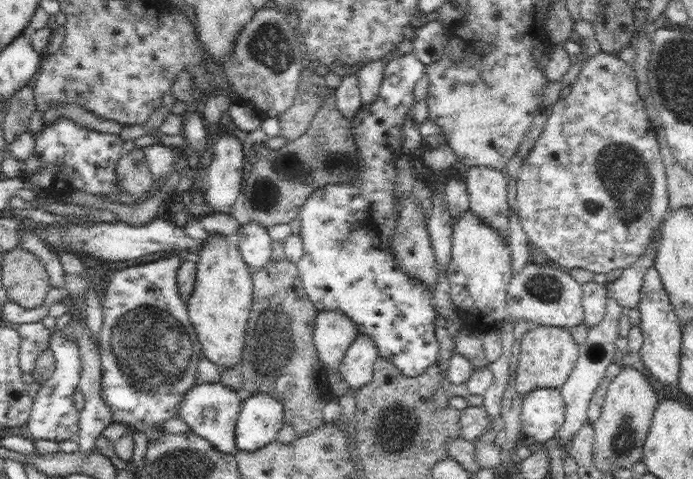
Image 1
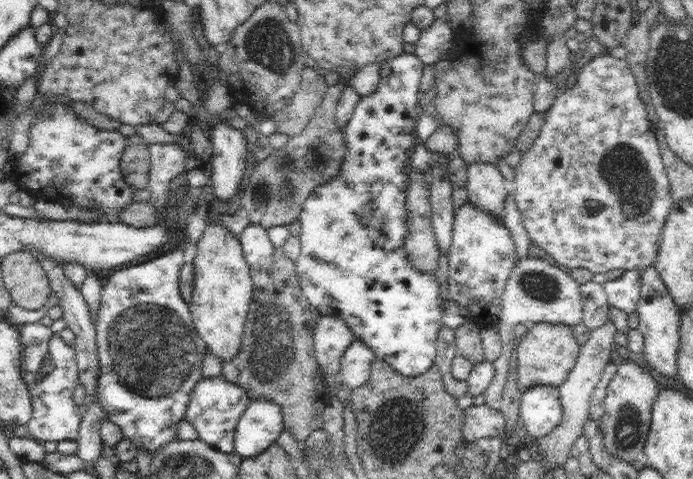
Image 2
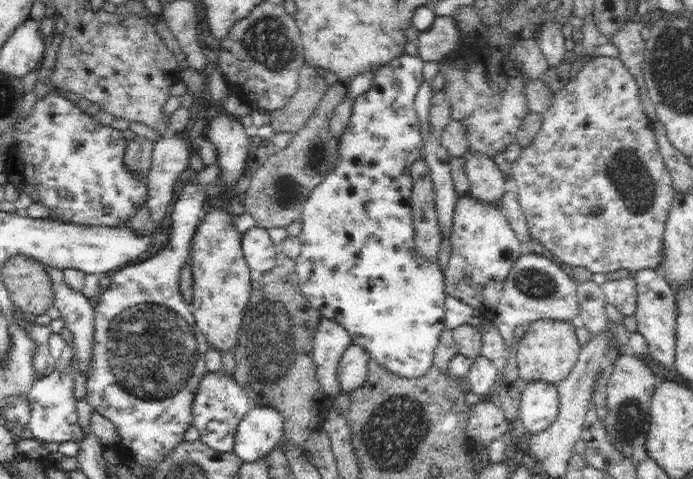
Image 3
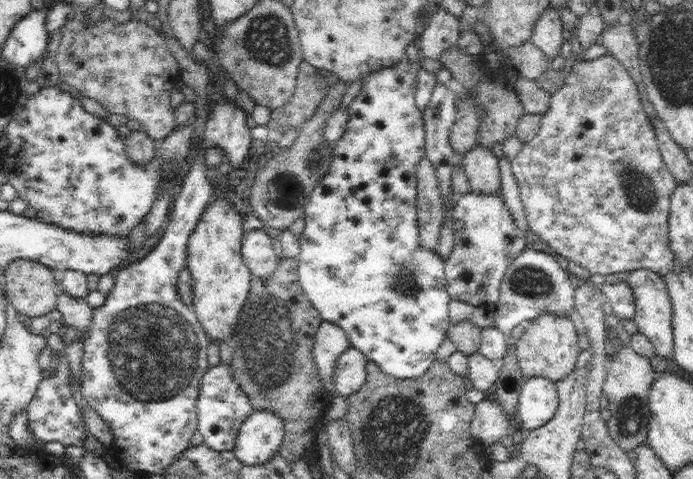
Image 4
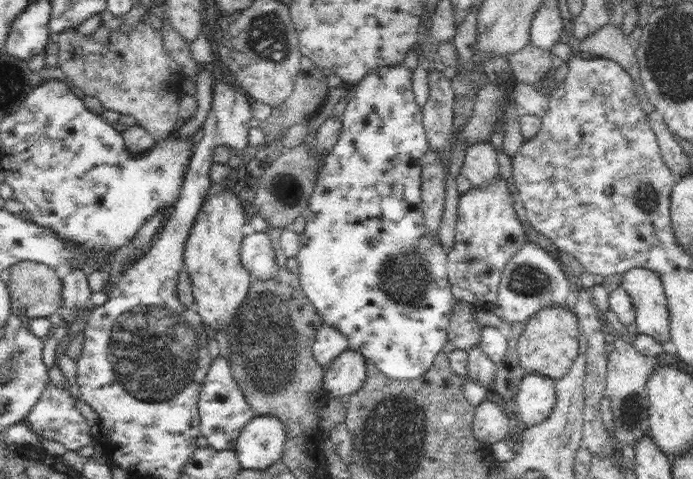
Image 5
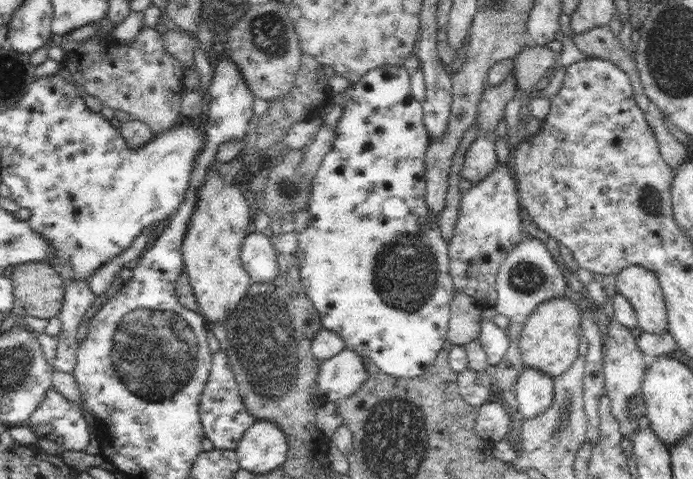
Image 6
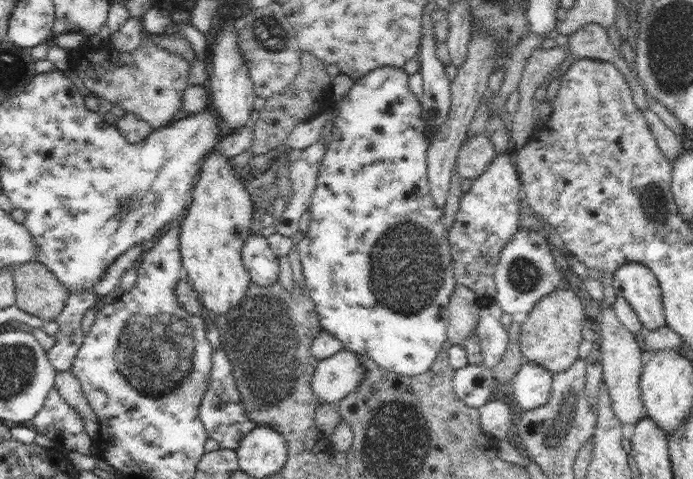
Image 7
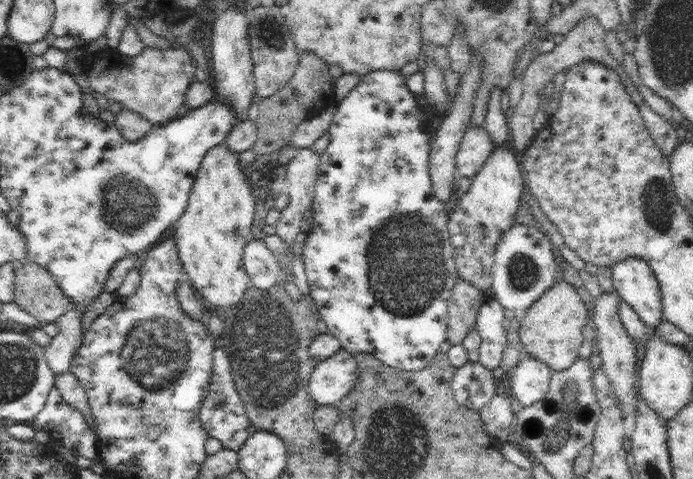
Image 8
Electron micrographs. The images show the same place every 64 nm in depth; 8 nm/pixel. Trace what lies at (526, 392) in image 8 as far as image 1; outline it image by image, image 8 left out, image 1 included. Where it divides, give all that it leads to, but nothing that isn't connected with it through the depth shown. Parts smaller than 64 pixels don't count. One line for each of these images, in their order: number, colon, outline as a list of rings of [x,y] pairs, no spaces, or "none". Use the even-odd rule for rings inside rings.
1: [[[535,388],[527,394],[523,394],[521,402],[521,432],[525,432],[535,446],[543,446],[547,440],[551,440],[557,430],[565,422],[565,404],[557,388]]]
2: [[[535,384],[525,388],[519,402],[519,420],[533,438],[551,432],[561,422],[561,400],[557,386]]]
3: [[[531,380],[523,386],[517,420],[529,434],[549,428],[559,412],[557,386],[545,380]]]
4: [[[531,376],[521,386],[517,406],[515,406],[515,424],[523,426],[527,430],[535,430],[539,426],[545,426],[559,404],[557,386],[549,378]]]
5: [[[525,372],[515,394],[517,418],[515,426],[537,426],[541,424],[557,404],[555,380],[539,372]]]
6: [[[525,366],[523,372],[515,380],[515,398],[517,398],[517,408],[523,414],[521,420],[535,418],[535,416],[543,414],[553,402],[553,378],[549,374],[545,374],[543,370],[539,370],[539,368]]]
7: [[[521,356],[521,366],[509,382],[507,390],[513,390],[513,404],[519,404],[521,410],[533,410],[547,402],[551,394],[553,374],[541,364],[527,362]]]

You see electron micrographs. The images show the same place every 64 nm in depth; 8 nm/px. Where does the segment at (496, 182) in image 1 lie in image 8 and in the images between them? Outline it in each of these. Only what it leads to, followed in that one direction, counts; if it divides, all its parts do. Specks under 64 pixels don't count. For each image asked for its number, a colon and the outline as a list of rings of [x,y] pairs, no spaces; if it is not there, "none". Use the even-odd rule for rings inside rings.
2: [[[483,160],[467,164],[467,202],[475,204],[477,210],[503,218],[503,204],[507,200],[503,186],[505,178],[497,172],[495,164]]]
3: [[[465,156],[465,174],[469,180],[469,196],[483,202],[499,202],[505,194],[505,176],[489,156]]]
4: [[[475,144],[461,160],[465,176],[469,180],[469,188],[473,192],[497,192],[501,190],[499,176],[499,158],[491,152],[491,148],[483,148]]]
5: [[[489,138],[467,146],[461,174],[471,182],[471,186],[487,186],[499,176],[497,150],[491,146]]]
6: [[[485,134],[469,144],[461,162],[461,178],[467,178],[471,182],[485,180],[485,176],[489,176],[489,172],[499,164],[493,138],[493,134]]]
7: [[[477,132],[477,136],[467,134],[457,152],[455,172],[461,178],[467,178],[473,182],[487,170],[493,158],[495,158],[495,148],[489,142],[489,136],[485,132]]]
8: [[[471,124],[463,132],[463,138],[457,146],[455,172],[461,176],[467,176],[467,178],[477,176],[479,168],[485,164],[487,156],[491,154],[491,148],[493,148],[493,142],[487,136],[485,128]]]

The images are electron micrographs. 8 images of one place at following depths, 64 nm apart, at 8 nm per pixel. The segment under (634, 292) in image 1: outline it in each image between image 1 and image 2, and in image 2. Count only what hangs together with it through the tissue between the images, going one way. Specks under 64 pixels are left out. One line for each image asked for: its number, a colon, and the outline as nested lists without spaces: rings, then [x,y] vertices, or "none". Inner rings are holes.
2: [[[641,268],[625,272],[619,280],[607,280],[603,290],[607,294],[607,302],[627,316],[637,310],[637,300],[641,294]]]

